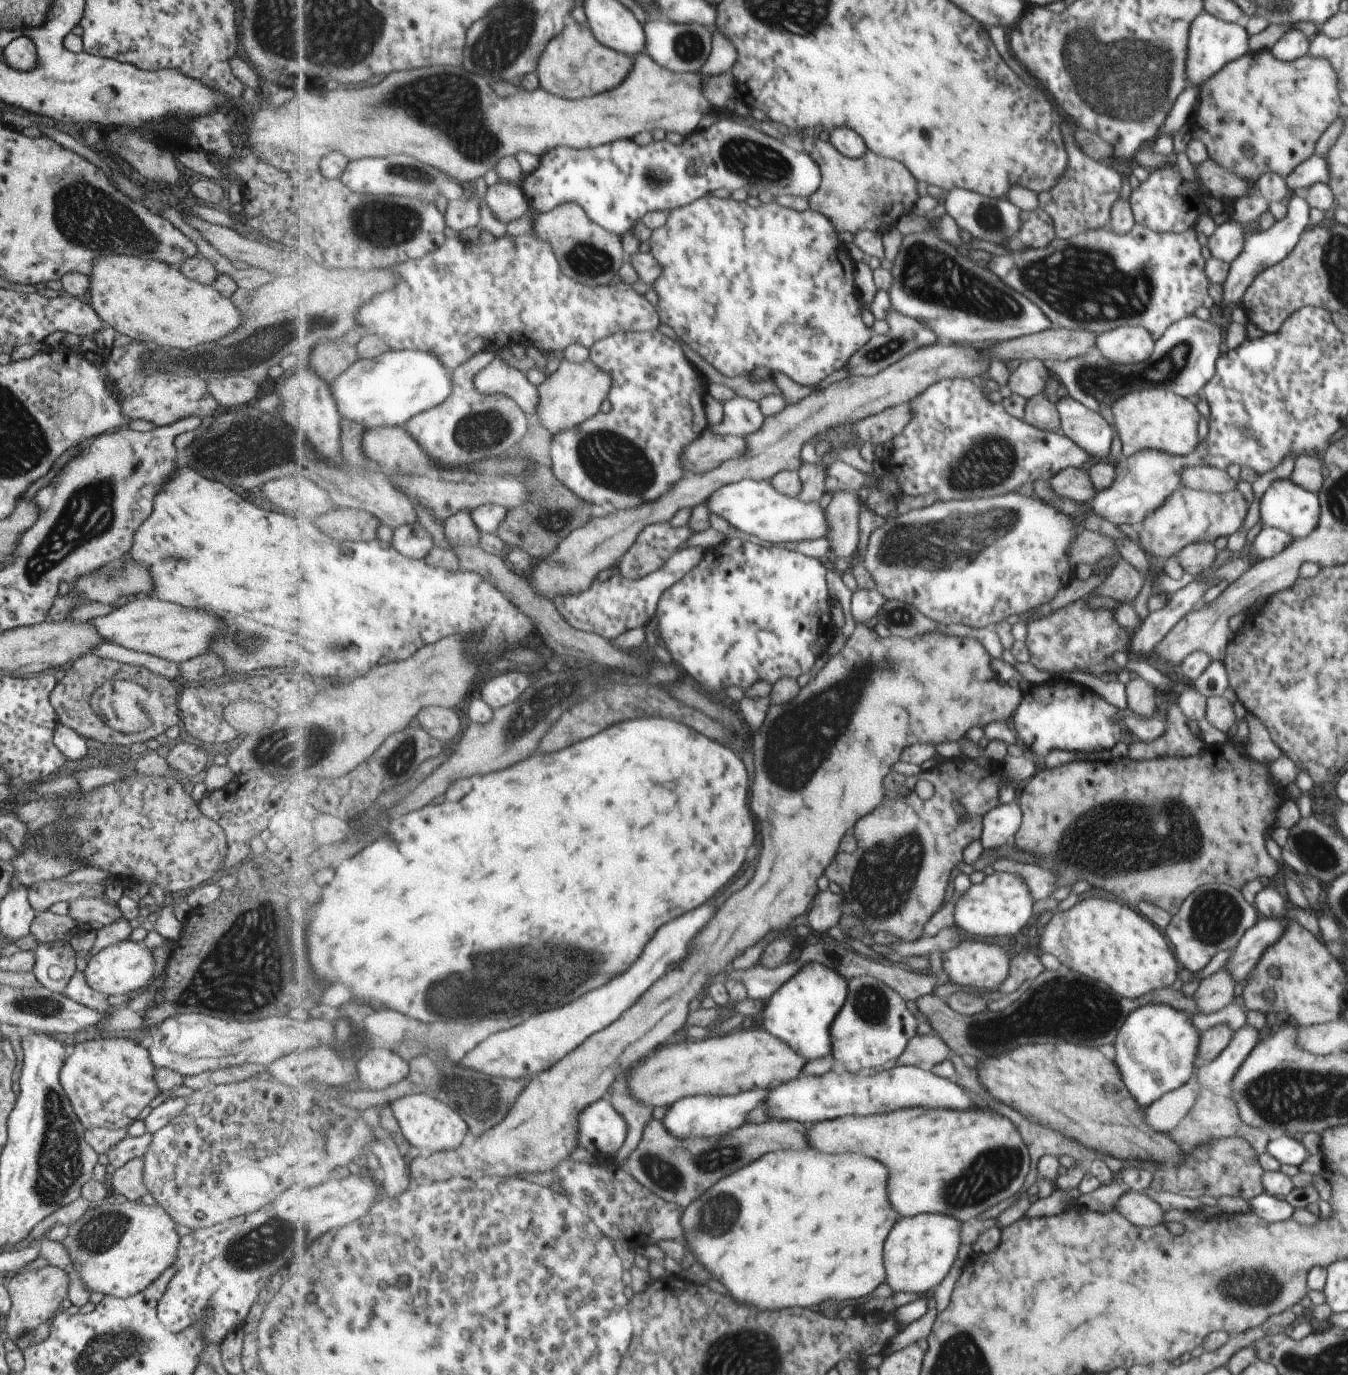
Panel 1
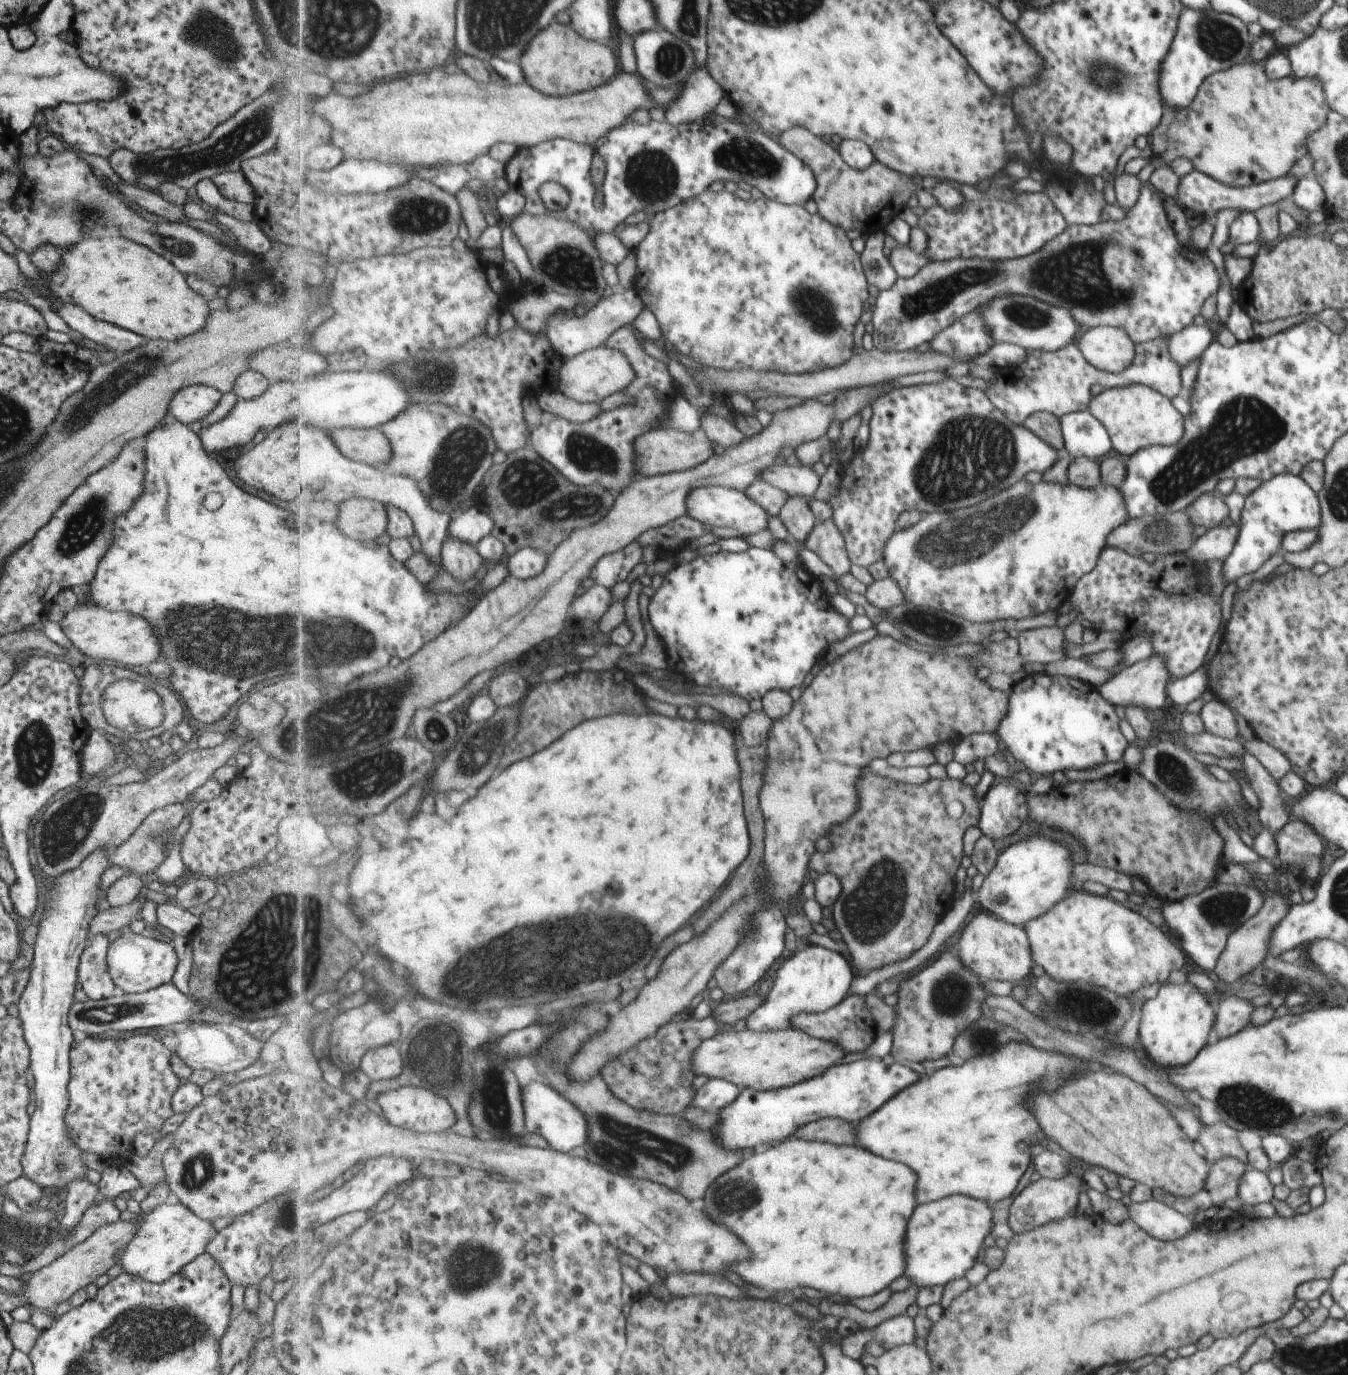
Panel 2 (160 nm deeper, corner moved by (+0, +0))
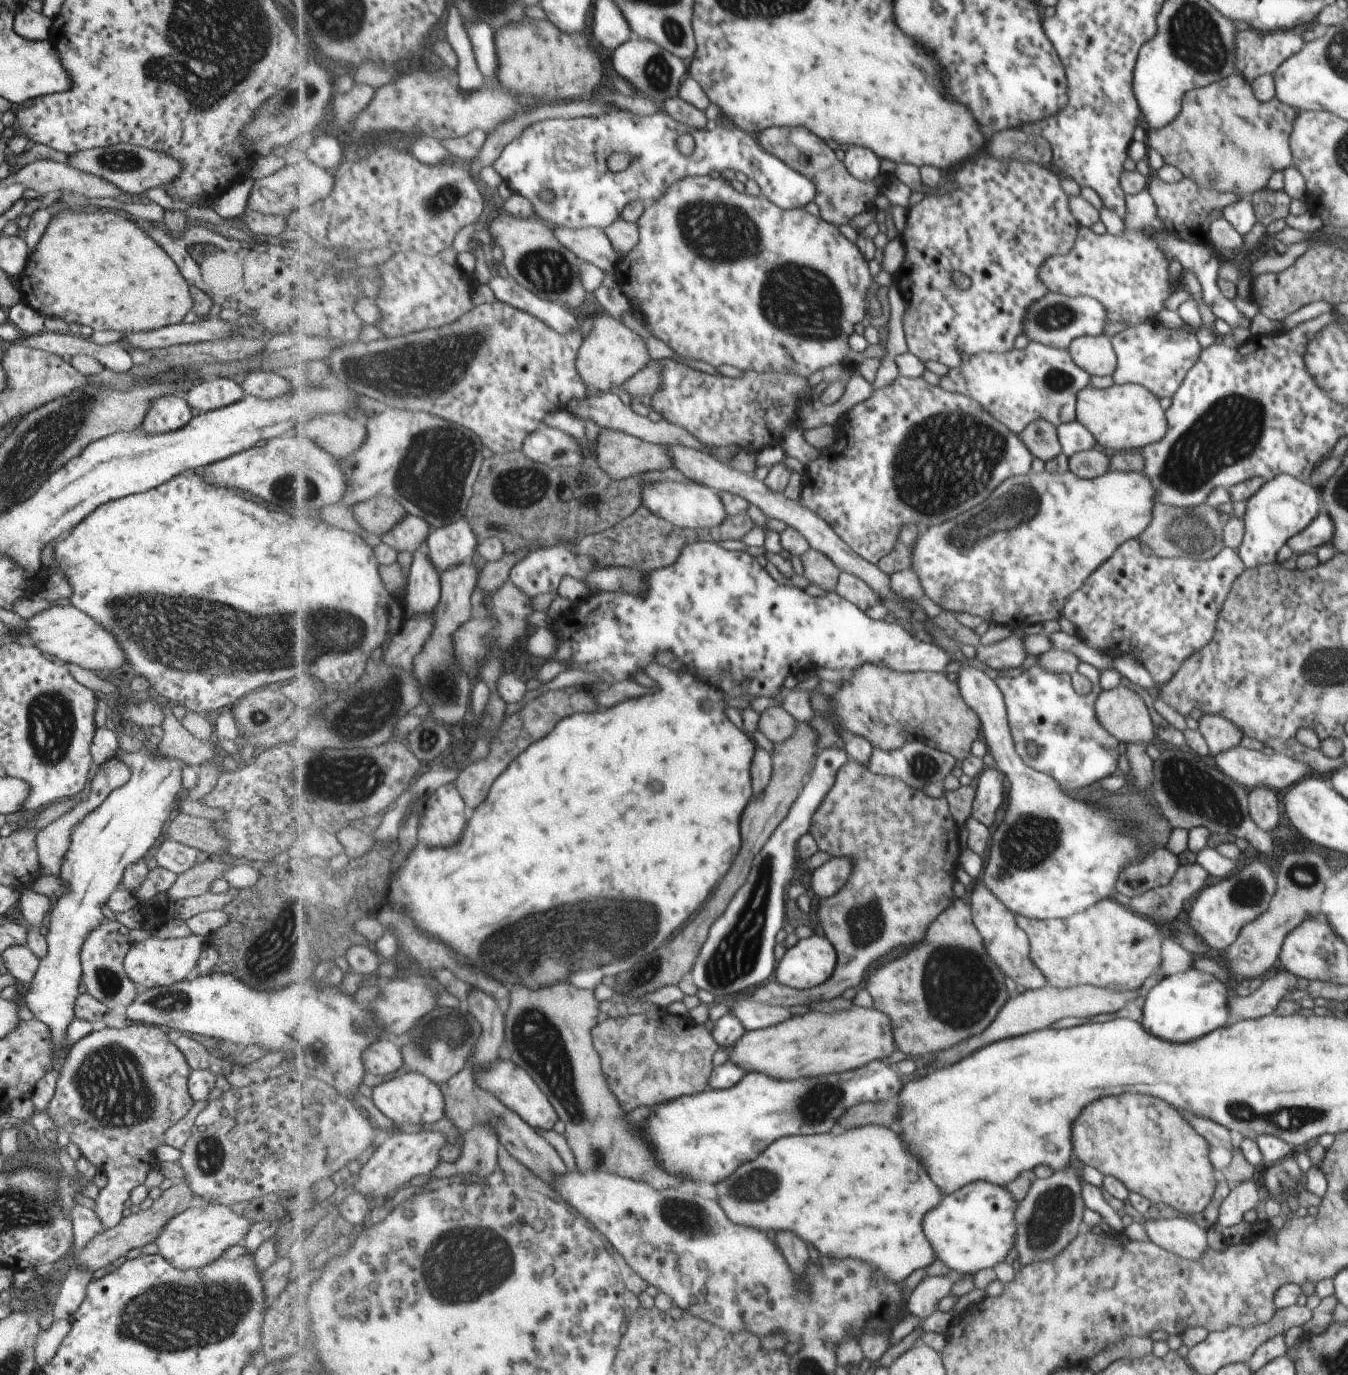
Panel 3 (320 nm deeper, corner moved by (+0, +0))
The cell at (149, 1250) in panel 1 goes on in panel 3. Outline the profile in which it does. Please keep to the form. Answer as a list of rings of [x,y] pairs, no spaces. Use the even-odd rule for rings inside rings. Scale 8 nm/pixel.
[[[197,1201],[170,1219],[153,1241],[157,1252],[179,1270],[196,1269],[213,1262],[234,1244],[243,1242],[252,1221],[235,1214],[231,1207],[219,1203]]]

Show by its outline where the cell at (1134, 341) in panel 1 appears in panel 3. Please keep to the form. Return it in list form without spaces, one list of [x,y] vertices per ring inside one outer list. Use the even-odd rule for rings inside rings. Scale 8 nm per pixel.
[[[1075,337],[1066,348],[1075,366],[1090,376],[1112,376],[1115,368],[1115,354],[1111,349],[1110,338]]]

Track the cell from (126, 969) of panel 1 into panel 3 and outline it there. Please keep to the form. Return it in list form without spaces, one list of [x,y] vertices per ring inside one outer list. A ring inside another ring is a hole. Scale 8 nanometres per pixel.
[[[193,933],[174,939],[158,939],[150,936],[136,943],[131,942],[130,947],[126,950],[122,965],[128,979],[143,988],[171,986],[173,983],[185,979],[185,976],[197,966],[199,954],[206,947],[206,937]]]

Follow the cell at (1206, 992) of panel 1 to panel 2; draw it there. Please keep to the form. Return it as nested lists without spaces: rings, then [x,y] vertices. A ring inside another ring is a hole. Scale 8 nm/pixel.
[[[1272,892],[1270,897],[1266,898],[1265,904],[1254,914],[1253,917],[1238,926],[1235,932],[1231,933],[1226,946],[1218,957],[1213,968],[1213,972],[1224,982],[1240,981],[1244,974],[1252,972],[1256,966],[1259,966],[1265,956],[1269,953],[1269,941],[1274,927],[1279,924],[1280,920],[1287,914],[1288,906],[1279,893]]]

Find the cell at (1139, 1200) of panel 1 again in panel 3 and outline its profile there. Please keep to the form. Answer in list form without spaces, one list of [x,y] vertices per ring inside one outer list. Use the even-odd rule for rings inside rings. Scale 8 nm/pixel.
[[[1145,1216],[1145,1219],[1143,1226],[1148,1240],[1179,1258],[1194,1261],[1203,1257],[1208,1250],[1206,1230],[1183,1216],[1167,1220],[1149,1220]]]

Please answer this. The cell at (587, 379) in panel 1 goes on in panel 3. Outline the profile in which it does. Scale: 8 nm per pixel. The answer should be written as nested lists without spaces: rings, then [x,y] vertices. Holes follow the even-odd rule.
[[[607,311],[602,314],[597,313],[591,319],[592,329],[584,339],[578,354],[578,369],[588,388],[594,386],[602,393],[607,390],[615,391],[616,387],[622,387],[624,382],[641,373],[650,364],[651,354],[645,340],[637,332],[633,332],[629,326],[625,326],[621,320],[617,320]]]

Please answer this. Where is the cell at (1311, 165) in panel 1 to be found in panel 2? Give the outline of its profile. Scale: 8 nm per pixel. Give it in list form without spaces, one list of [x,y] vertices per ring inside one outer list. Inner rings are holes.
[[[1193,170],[1179,179],[1173,199],[1181,210],[1187,208],[1192,216],[1199,219],[1200,222],[1210,221],[1216,218],[1216,214],[1221,209],[1253,213],[1254,210],[1261,208],[1261,206],[1273,204],[1282,198],[1287,198],[1293,192],[1298,180],[1295,177],[1289,177],[1287,173],[1287,176],[1274,181],[1257,183],[1248,187],[1230,187],[1201,174],[1199,171]]]

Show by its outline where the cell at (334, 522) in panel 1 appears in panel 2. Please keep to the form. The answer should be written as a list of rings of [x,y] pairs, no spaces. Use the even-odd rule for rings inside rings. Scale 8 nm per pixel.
[[[352,498],[340,505],[337,526],[349,538],[375,541],[387,532],[387,508],[382,502],[370,498]]]

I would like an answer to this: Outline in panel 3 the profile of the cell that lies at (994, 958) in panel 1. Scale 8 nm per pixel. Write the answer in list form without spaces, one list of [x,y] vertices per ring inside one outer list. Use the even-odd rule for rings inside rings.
[[[982,883],[971,888],[969,894],[970,902],[970,917],[973,920],[975,928],[978,930],[982,942],[988,955],[996,962],[996,965],[1004,972],[1004,976],[1011,978],[1015,984],[1023,986],[1025,989],[1040,989],[1046,984],[1044,976],[1037,970],[1037,967],[1032,963],[1029,956],[1030,946],[1028,943],[1029,936],[1015,922],[1015,914],[1007,907],[1002,905],[1002,902],[990,893],[990,890]]]

